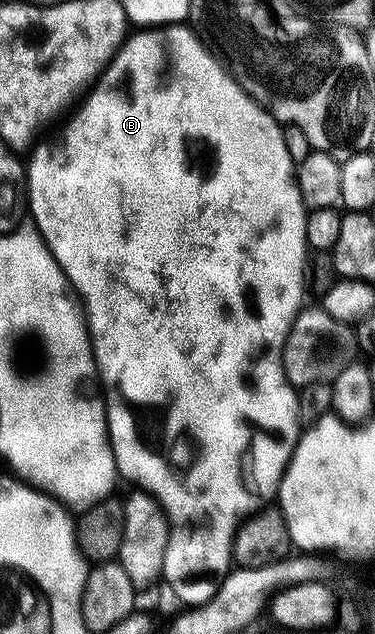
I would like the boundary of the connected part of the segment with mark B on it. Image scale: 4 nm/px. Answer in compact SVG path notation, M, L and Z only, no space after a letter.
M178 23L178 24L173 24L173 25L170 25L170 26L151 26L151 27L148 27L148 28L147 28L147 29L146 29L146 30L139 30L139 31L136 31L136 32L139 32L139 33L137 33L137 34L136 34L136 36L135 36L135 33L134 33L134 34L131 34L131 35L128 35L128 37L127 37L127 39L126 39L126 40L124 40L124 42L123 42L123 45L122 45L122 46L121 46L121 47L120 47L120 48L119 48L119 50L118 50L118 52L116 52L116 53L115 53L115 56L114 56L114 57L113 57L113 59L112 59L112 60L111 60L111 62L110 62L110 64L108 64L108 65L107 65L107 67L106 67L106 68L104 68L104 69L103 69L103 71L102 71L102 72L100 72L100 73L99 73L99 75L98 75L98 77L97 77L97 79L96 79L96 80L95 80L95 81L94 81L94 84L93 84L93 87L95 87L95 89L93 89L93 90L92 90L92 92L91 92L91 93L89 93L89 94L88 94L88 96L87 96L87 101L85 101L85 102L84 102L84 104L83 104L83 105L81 105L81 106L80 106L80 108L79 108L79 109L77 109L77 110L76 110L76 112L75 112L75 113L73 113L73 114L72 114L72 116L71 116L71 121L69 121L69 122L68 122L68 124L67 124L67 125L65 125L65 126L64 126L64 128L63 128L63 133L61 133L61 134L60 134L60 136L59 136L59 137L57 137L57 138L56 138L56 140L47 140L47 141L45 141L45 142L44 142L44 144L39 144L39 145L37 145L37 144L38 144L38 143L36 143L36 144L35 144L35 145L34 145L34 147L32 147L32 148L31 148L31 149L30 149L30 152L31 152L31 151L32 151L32 152L31 152L31 161L30 161L30 160L29 160L29 159L28 159L28 160L27 160L27 161L26 161L26 164L25 164L25 200L26 200L26 203L27 203L27 204L28 204L28 205L29 205L29 216L30 216L30 219L31 219L31 216L32 216L32 218L33 218L33 219L35 219L35 221L33 221L33 227L34 227L34 229L35 229L35 231L37 231L37 232L39 232L39 233L40 233L40 234L41 234L41 238L42 238L42 239L43 239L43 241L44 241L44 242L46 242L46 243L47 243L47 248L48 248L48 250L50 250L50 252L51 252L51 253L52 253L52 254L53 254L53 258L54 258L54 259L55 259L55 261L57 261L57 263L58 263L58 264L59 264L59 265L60 265L60 266L61 266L61 270L62 270L62 271L63 271L63 273L64 273L64 274L65 274L65 275L66 275L66 276L67 276L67 280L68 280L68 282L70 282L70 283L71 283L71 286L72 286L72 289L73 289L73 291L74 291L74 293L75 293L75 295L76 295L76 296L78 296L78 297L79 297L79 299L80 299L80 301L81 301L81 303L82 303L82 306L83 306L83 311L84 311L84 313L85 313L85 315L86 315L86 318L87 318L87 331L88 331L88 332L90 332L90 334L91 334L91 347L92 347L92 348L94 348L94 349L95 349L95 366L96 366L96 368L98 368L98 369L99 369L99 379L100 379L100 381L101 381L101 384L102 384L102 387L103 387L103 388L104 388L104 389L105 389L105 403L106 403L106 405L107 405L107 435L108 435L108 436L110 436L110 437L111 437L111 449L112 449L112 450L113 450L113 454L114 454L114 455L115 455L115 470L116 470L116 473L118 473L118 475L119 475L119 476L120 476L120 477L122 477L122 479L123 479L123 476L124 476L124 478L125 478L125 479L127 479L127 480L128 480L128 482L129 482L129 483L131 483L131 484L135 484L135 485L131 485L131 486L134 486L134 487L135 487L135 488L136 488L136 489L139 489L139 490L142 490L142 491L145 491L145 492L150 492L150 493L151 493L151 495L152 495L152 496L154 496L154 497L155 497L155 500L156 500L156 501L158 501L158 503L159 503L159 504L160 504L160 505L162 505L162 507L163 507L163 509L164 509L164 511L165 511L165 512L167 512L167 514L168 514L168 519L169 519L169 523L170 523L170 525L171 525L171 527L172 527L172 530L171 530L171 537L170 537L170 538L169 538L169 542L168 542L168 543L167 543L167 549L166 549L166 550L165 550L165 562L164 562L164 563L163 563L163 574L162 574L162 579L163 579L163 580L164 580L164 581L166 581L166 580L167 580L167 584L168 584L168 586L169 586L169 587L171 587L171 588L172 588L172 590L173 590L173 591L175 591L175 596L176 596L176 598L177 598L177 599L179 599L179 600L184 600L184 602L185 602L185 603L184 603L184 605L187 605L187 606L198 606L198 605L200 605L200 604L204 604L204 603L205 603L205 602L209 602L209 598L213 598L213 594L217 594L217 590L218 590L218 589L219 589L219 584L220 584L220 583L221 583L221 581L223 581L223 578L224 578L224 573L226 573L226 572L227 572L227 571L228 571L228 569L230 569L230 568L231 568L231 567L232 567L232 564L233 564L233 561L232 561L232 559L231 559L231 544L232 544L232 543L233 543L233 542L234 542L234 541L235 541L235 530L236 530L236 528L238 528L238 527L239 527L239 525L240 525L240 523L241 523L241 518L243 518L243 517L246 517L246 516L247 516L247 515L248 515L248 514L250 514L250 513L252 513L252 512L257 512L257 511L259 511L259 509L260 509L260 508L262 508L262 507L264 507L264 506L267 506L267 505L270 505L270 504L271 504L271 503L272 503L272 501L274 501L274 500L275 500L275 499L276 499L276 496L277 496L277 493L278 493L278 490L279 490L279 483L281 483L281 482L282 482L282 481L283 481L283 472L284 472L284 471L285 471L285 470L286 470L286 469L287 469L287 463L289 463L289 462L290 462L290 460L291 460L291 456L292 456L292 455L293 455L293 453L294 453L294 452L295 452L295 444L296 444L296 442L297 442L297 441L299 441L299 438L300 438L300 435L301 435L301 425L300 425L300 422L299 422L299 398L298 398L298 395L297 395L297 392L296 392L296 389L294 389L294 388L292 388L292 386L291 386L291 383L289 383L289 382L288 382L288 380L287 380L287 379L286 379L286 378L285 378L285 376L284 376L284 374L283 374L283 363L282 363L282 361L283 361L283 344L284 344L284 343L285 343L285 342L286 342L286 340L287 340L287 335L288 335L288 334L289 334L289 330L290 330L290 329L291 329L291 327L292 327L292 326L293 326L293 322L294 322L294 321L295 321L295 318L296 318L296 316L298 316L298 315L299 315L299 313L300 313L300 311L301 311L301 309L302 309L302 308L303 308L303 307L304 307L304 304L305 304L305 301L303 301L303 284L304 284L304 288L305 288L305 281L306 281L306 280L307 280L307 279L308 279L308 276L309 276L309 249L308 249L308 247L307 247L307 239L306 239L306 238L305 238L305 222L306 222L306 221L307 221L307 213L308 213L308 211L309 211L309 210L308 210L308 209L307 209L307 207L305 207L305 205L303 205L303 199L302 199L302 198L301 198L301 194L300 194L300 193L299 193L299 187L298 187L298 186L297 186L297 182L296 182L296 181L295 181L295 169L296 169L296 167L297 167L297 165L295 165L295 164L294 164L294 162L293 162L293 161L292 161L292 160L291 160L291 159L290 159L290 158L289 158L289 150L285 150L285 138L284 138L284 137L283 137L283 129L282 129L282 127L281 127L281 125L280 125L280 123L279 123L279 121L277 121L277 120L274 120L274 118L273 118L273 117L272 117L272 116L271 116L271 115L269 115L269 113L267 113L267 111L266 111L266 110L265 110L265 109L263 109L263 108L262 108L262 107L261 107L261 106L260 106L260 105L259 105L259 104L258 104L258 103L257 103L257 101L256 101L256 100L254 100L254 98L252 98L252 97L251 97L251 95L249 95L249 93L247 93L247 92L246 92L246 90L244 90L244 89L243 89L243 87L242 87L242 86L241 86L241 85L240 85L240 84L239 84L239 83L238 83L238 82L237 82L237 81L235 81L235 80L234 80L234 79L233 79L233 77L232 77L232 76L231 76L231 74L230 74L230 72L228 72L228 71L227 71L227 69L226 69L226 68L224 68L224 67L223 67L223 65L222 65L222 63L220 63L220 61L218 61L218 60L216 60L216 59L215 59L215 57L214 57L214 56L212 56L212 55L211 55L211 53L210 53L210 52L208 52L208 51L207 51L207 48L206 48L206 46L204 46L204 45L203 45L203 42L202 42L202 40L200 40L200 39L199 39L199 37L198 37L198 36L196 36L196 35L195 35L195 33L194 33L194 31L192 31L192 29L191 29L191 28L190 28L190 27L187 27L187 26L184 26L184 25L183 25L183 24L182 24L182 23Z

